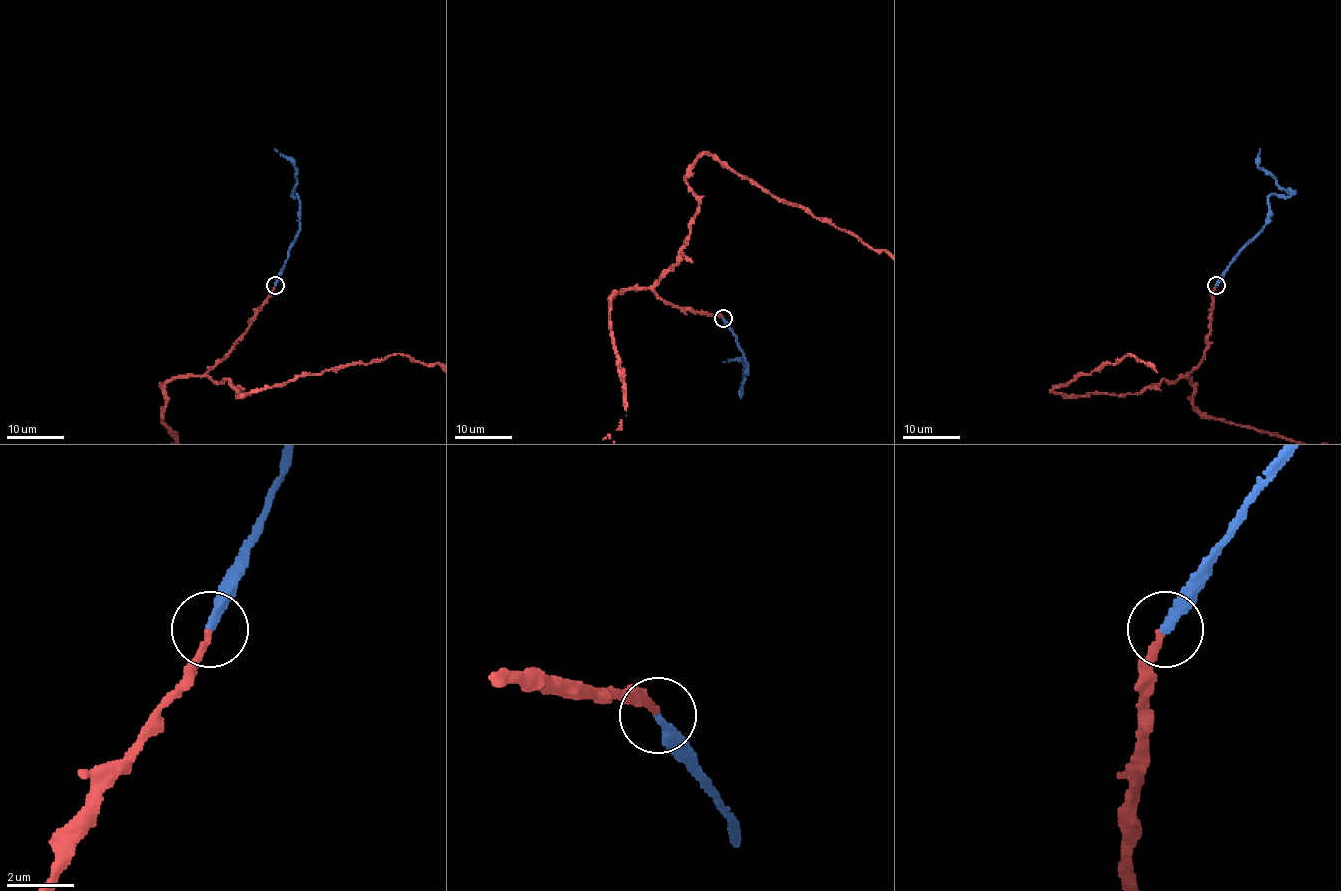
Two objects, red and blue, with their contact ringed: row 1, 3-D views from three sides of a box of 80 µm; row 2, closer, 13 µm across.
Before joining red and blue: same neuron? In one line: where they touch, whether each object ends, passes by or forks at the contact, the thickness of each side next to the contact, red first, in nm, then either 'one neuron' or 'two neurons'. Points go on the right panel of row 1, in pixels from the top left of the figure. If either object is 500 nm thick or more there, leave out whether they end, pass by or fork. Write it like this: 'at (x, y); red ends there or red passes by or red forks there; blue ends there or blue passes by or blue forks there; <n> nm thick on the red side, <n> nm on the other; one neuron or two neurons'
at (1216, 285); red ends there; blue ends there; 200 nm thick on the red side, 280 nm on the other; one neuron

